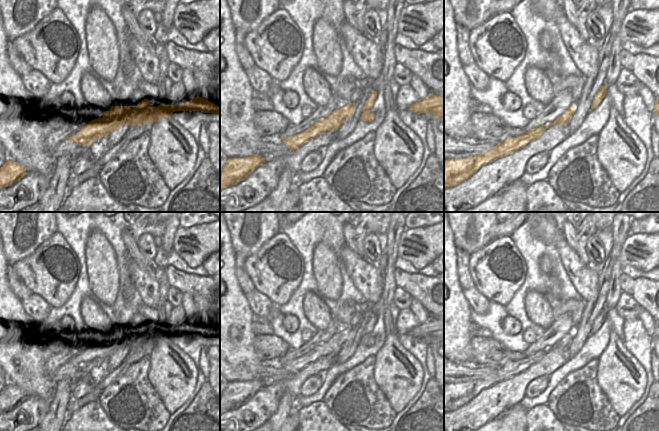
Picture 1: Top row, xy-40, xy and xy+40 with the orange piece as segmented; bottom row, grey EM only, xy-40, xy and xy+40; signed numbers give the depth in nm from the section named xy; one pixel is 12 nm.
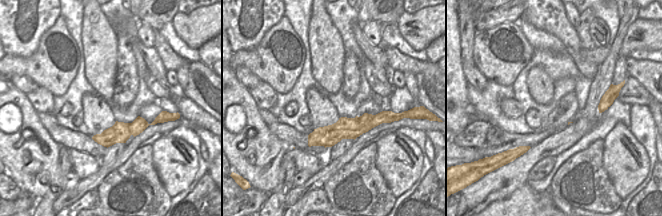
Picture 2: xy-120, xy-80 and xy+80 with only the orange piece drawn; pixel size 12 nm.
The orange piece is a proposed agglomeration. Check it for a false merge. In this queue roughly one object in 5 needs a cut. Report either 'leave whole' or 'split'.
split

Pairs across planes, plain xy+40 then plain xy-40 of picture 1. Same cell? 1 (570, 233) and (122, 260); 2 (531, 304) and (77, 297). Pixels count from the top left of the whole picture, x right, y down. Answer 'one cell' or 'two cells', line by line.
1: two cells
2: two cells

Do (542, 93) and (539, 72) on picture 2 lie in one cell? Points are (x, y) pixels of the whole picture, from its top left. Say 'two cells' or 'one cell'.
one cell

